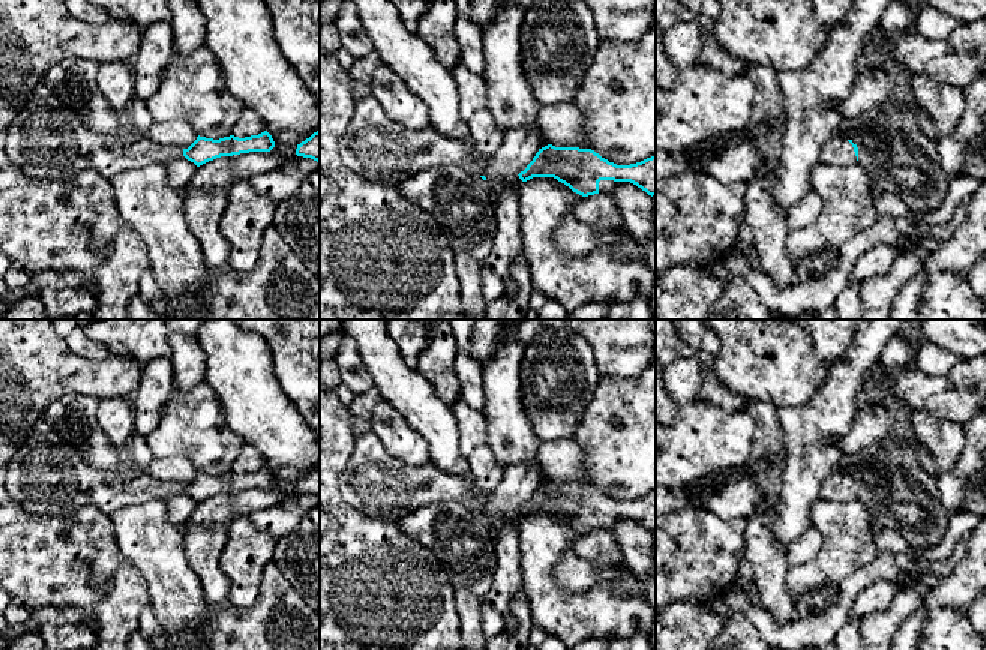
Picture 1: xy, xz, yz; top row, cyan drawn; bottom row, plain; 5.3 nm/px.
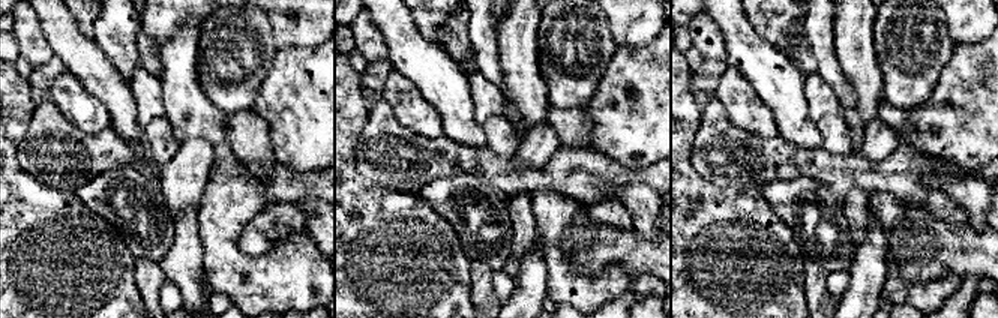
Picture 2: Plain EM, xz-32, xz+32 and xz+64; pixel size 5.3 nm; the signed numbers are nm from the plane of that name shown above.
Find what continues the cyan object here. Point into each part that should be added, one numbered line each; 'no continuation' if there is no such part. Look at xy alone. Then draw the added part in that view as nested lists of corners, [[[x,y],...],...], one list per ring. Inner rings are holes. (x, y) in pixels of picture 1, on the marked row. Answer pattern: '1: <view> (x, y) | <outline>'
1: xy (47, 140) | [[[41,81],[8,129],[6,155],[32,179],[65,180],[96,170],[110,180],[128,170],[183,158],[183,149],[131,131],[101,135]]]

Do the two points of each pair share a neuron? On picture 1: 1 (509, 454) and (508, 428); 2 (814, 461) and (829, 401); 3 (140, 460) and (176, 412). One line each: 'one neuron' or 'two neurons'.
1: one neuron
2: one neuron
3: two neurons

